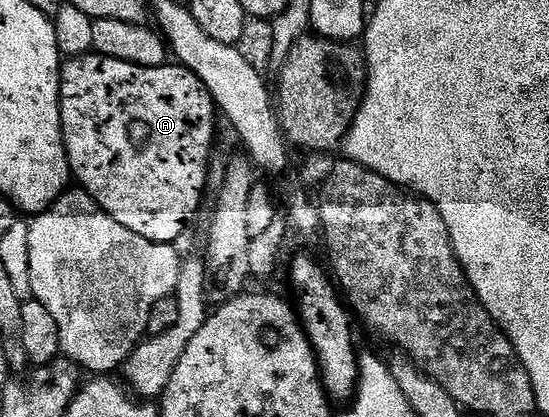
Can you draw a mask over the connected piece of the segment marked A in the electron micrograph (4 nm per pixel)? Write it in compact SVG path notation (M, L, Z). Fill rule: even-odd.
M87 54L67 59L60 68L58 98L62 101L62 141L66 144L66 157L70 160L70 170L75 181L79 180L81 191L87 192L100 207L105 210L120 226L148 238L152 242L174 244L182 236L186 223L194 216L194 211L202 204L202 191L206 188L206 179L210 176L210 151L214 148L214 116L216 105L210 92L196 78L177 62L167 62L160 68L145 68L132 62L120 62L97 54Z

